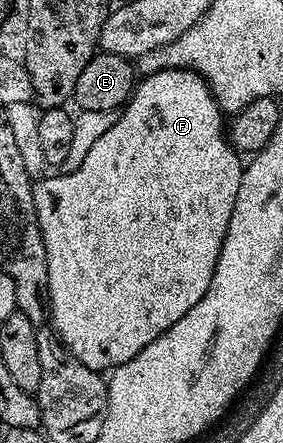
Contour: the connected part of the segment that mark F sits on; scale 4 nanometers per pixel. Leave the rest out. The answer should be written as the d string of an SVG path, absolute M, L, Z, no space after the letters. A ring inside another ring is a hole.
M159 70L153 74L143 75L135 83L131 98L117 113L116 122L110 124L110 129L90 147L90 152L86 152L86 156L73 165L70 173L53 174L53 178L41 177L32 188L34 212L38 216L42 240L46 244L48 269L46 306L52 309L52 326L56 329L57 336L64 341L65 348L69 350L67 353L82 364L86 364L86 368L111 372L117 366L134 360L134 356L138 356L142 348L146 348L148 344L158 340L162 332L178 324L178 320L182 320L182 316L186 316L186 312L190 312L190 308L194 308L194 304L198 304L198 300L206 296L206 288L210 288L210 280L218 264L222 240L226 240L230 212L234 212L238 184L244 175L242 158L229 142L225 115L207 82L193 70Z

